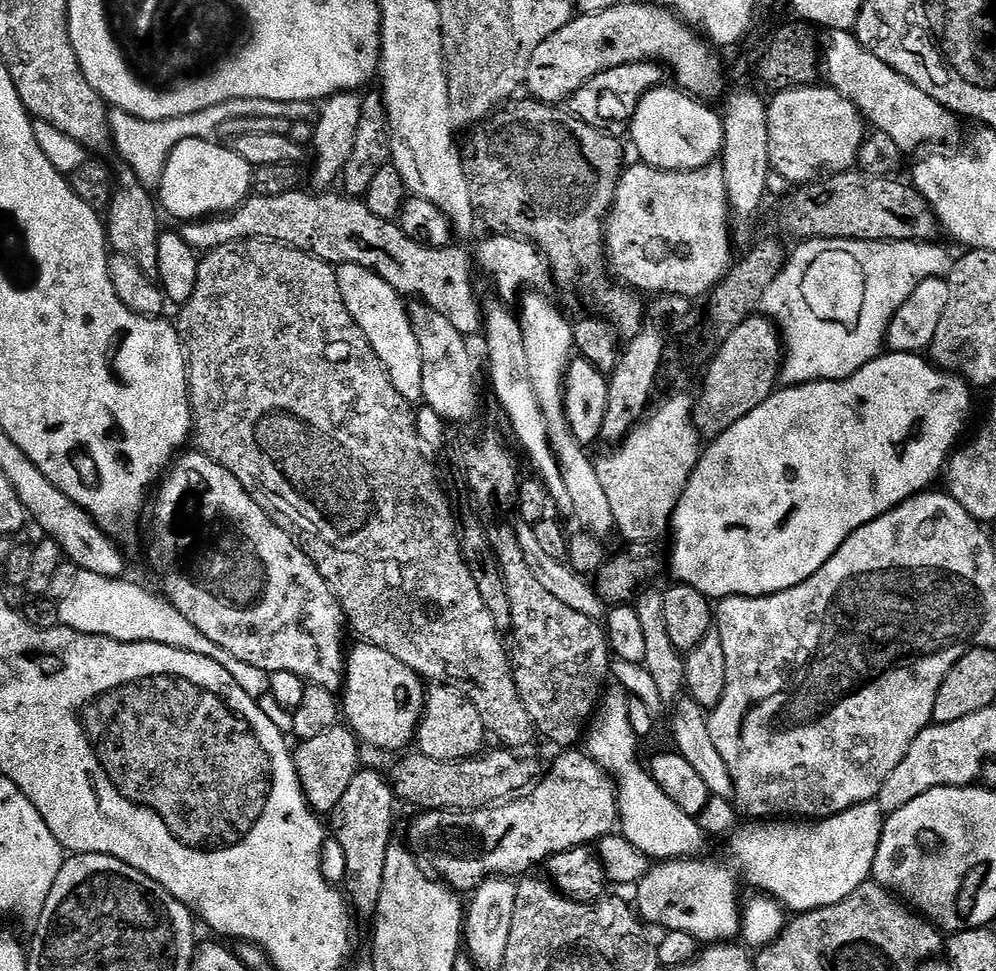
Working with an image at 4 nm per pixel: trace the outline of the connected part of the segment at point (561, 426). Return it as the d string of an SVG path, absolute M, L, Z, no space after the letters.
M544 294L525 295L519 301L521 304L520 310L518 309L522 342L526 344L526 359L530 365L530 386L534 386L538 406L542 406L542 418L546 418L550 446L562 470L562 482L566 482L566 491L570 494L571 515L576 516L581 529L593 532L598 537L608 538L608 535L613 535L616 527L614 510L610 510L606 490L602 490L602 481L598 478L593 457L588 457L584 453L587 452L585 445L574 438L564 409L564 380L568 376L568 366L574 359L573 325L546 297L540 295Z

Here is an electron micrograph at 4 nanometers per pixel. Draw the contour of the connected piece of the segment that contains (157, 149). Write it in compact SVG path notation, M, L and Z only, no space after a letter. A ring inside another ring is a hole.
M212 104L206 110L198 110L194 114L186 114L182 118L166 118L165 120L143 120L128 112L113 111L110 116L110 140L120 151L130 171L137 176L150 190L159 189L162 174L166 170L166 162L170 162L170 154L174 154L177 146L187 140L206 140L215 137L220 131L222 122L237 119L232 104Z

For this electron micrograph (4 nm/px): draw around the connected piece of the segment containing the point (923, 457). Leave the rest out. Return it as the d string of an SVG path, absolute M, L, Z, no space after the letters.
M885 351L845 380L815 380L809 384L784 386L773 392L770 398L766 398L766 402L762 402L762 406L758 406L758 410L750 410L742 422L734 422L726 434L711 441L701 451L698 466L672 515L671 579L698 590L716 602L728 596L773 596L806 582L815 572L822 570L822 566L826 566L830 557L844 545L849 534L874 522L874 518L894 510L917 492L929 491L935 485L932 483L941 479L948 458L961 443L960 435L968 424L968 415L972 412L971 391L973 389L967 380L937 368L931 359L923 355Z

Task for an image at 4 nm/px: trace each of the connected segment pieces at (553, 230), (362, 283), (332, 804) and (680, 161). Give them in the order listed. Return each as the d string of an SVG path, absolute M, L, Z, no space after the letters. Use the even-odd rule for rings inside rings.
M531 98L523 99L524 100L517 99L515 102L509 103L507 106L499 109L499 111L487 121L486 126L484 126L488 128L481 127L479 129L481 132L473 138L472 145L469 146L468 152L466 148L464 171L468 174L470 202L474 202L474 210L476 211L477 217L482 221L483 227L485 224L485 226L489 228L487 230L489 233L497 236L516 236L520 240L528 240L531 242L532 245L539 250L540 255L547 260L548 270L553 281L557 280L564 288L576 287L577 290L584 295L585 302L593 308L593 310L591 310L593 313L599 314L603 319L607 320L621 337L631 338L635 336L646 323L644 304L640 301L643 299L641 299L633 289L614 282L613 277L610 275L609 265L606 263L606 249L604 246L604 225L609 212L612 210L612 203L616 197L620 176L624 173L626 167L624 152L620 149L621 141L617 139L617 137L606 134L592 125L588 125L586 121L581 120L568 110L557 110L555 107L541 104L539 100Z
M357 264L339 265L336 268L336 277L338 290L342 290L342 302L346 302L346 310L350 310L362 334L366 334L374 354L378 354L382 366L387 370L394 390L398 390L398 394L402 394L402 398L406 398L409 404L419 405L424 399L422 360L418 340L414 338L412 318L400 293L395 292L385 280L378 278L378 274Z
M335 726L320 734L318 738L312 738L308 743L301 743L299 747L300 749L298 747L295 749L294 759L304 791L312 795L310 803L317 813L330 814L338 806L338 798L346 794L346 786L350 786L356 773L361 771L361 741L351 728Z
M661 86L650 90L638 102L638 110L632 119L630 137L632 144L641 161L649 164L651 168L661 168L667 172L689 172L705 168L707 164L713 163L724 150L724 122L719 111L711 112L707 103L701 102L695 96L689 95L679 87Z

